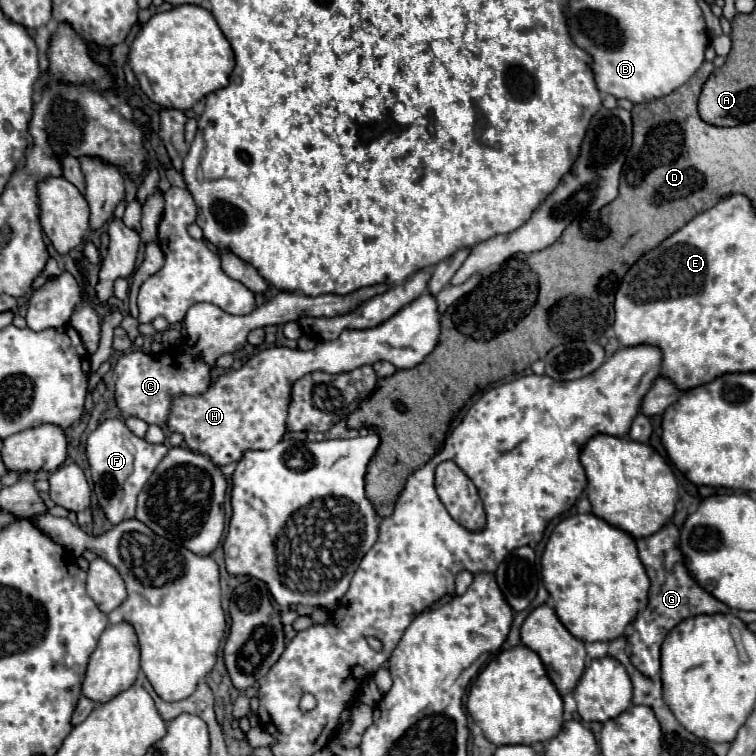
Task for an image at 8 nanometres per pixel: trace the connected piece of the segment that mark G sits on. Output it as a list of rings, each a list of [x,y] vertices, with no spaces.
[[[670,522],[666,524],[660,532],[648,536],[648,538],[638,538],[638,550],[640,550],[640,560],[646,566],[646,572],[650,576],[650,602],[646,610],[642,610],[634,624],[632,624],[632,642],[630,636],[626,638],[626,654],[630,662],[648,678],[656,678],[660,672],[660,646],[666,638],[666,634],[682,620],[698,614],[716,614],[716,612],[728,612],[728,606],[720,600],[716,600],[712,594],[702,590],[696,580],[692,580],[684,556],[678,546],[680,532],[678,528]]]

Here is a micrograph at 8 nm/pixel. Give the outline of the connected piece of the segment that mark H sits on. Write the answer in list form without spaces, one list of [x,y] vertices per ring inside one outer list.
[[[426,290],[376,328],[344,330],[336,340],[320,342],[308,352],[292,348],[266,348],[250,358],[240,370],[218,376],[206,392],[172,396],[168,428],[170,432],[180,432],[190,450],[210,456],[216,466],[238,462],[246,450],[268,450],[282,440],[294,380],[316,370],[328,374],[350,372],[378,360],[388,360],[396,368],[414,368],[434,350],[438,336],[438,302],[436,296]]]

